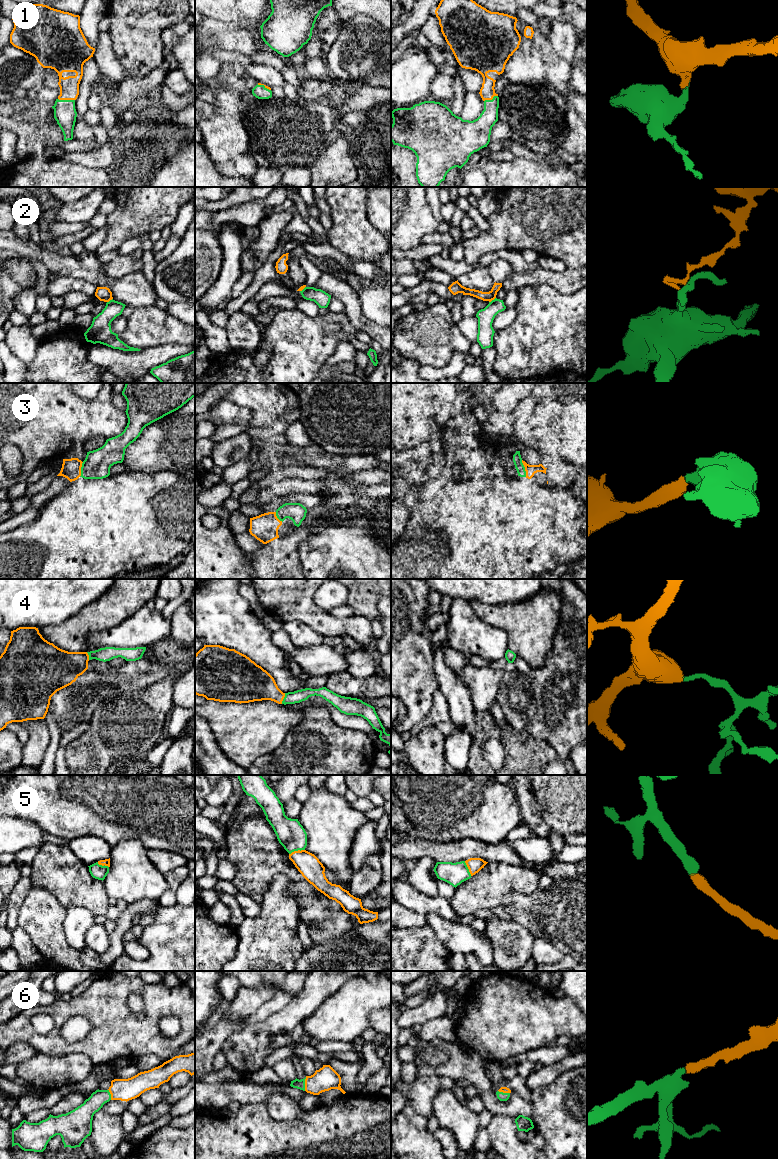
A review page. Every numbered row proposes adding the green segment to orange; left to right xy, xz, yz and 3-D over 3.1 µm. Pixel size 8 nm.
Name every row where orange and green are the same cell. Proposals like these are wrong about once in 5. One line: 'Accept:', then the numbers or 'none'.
Accept: 1, 3, 4, 5, 6

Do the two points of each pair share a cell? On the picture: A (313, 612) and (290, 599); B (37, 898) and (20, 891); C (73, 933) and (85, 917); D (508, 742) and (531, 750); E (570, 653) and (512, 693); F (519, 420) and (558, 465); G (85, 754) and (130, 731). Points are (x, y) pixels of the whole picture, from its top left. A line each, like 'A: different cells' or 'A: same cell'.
A: same cell
B: different cells
C: same cell
D: same cell
E: different cells
F: different cells
G: same cell

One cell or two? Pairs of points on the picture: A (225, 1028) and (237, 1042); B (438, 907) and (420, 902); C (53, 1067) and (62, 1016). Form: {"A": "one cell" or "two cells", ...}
{"A": "two cells", "B": "one cell", "C": "two cells"}

